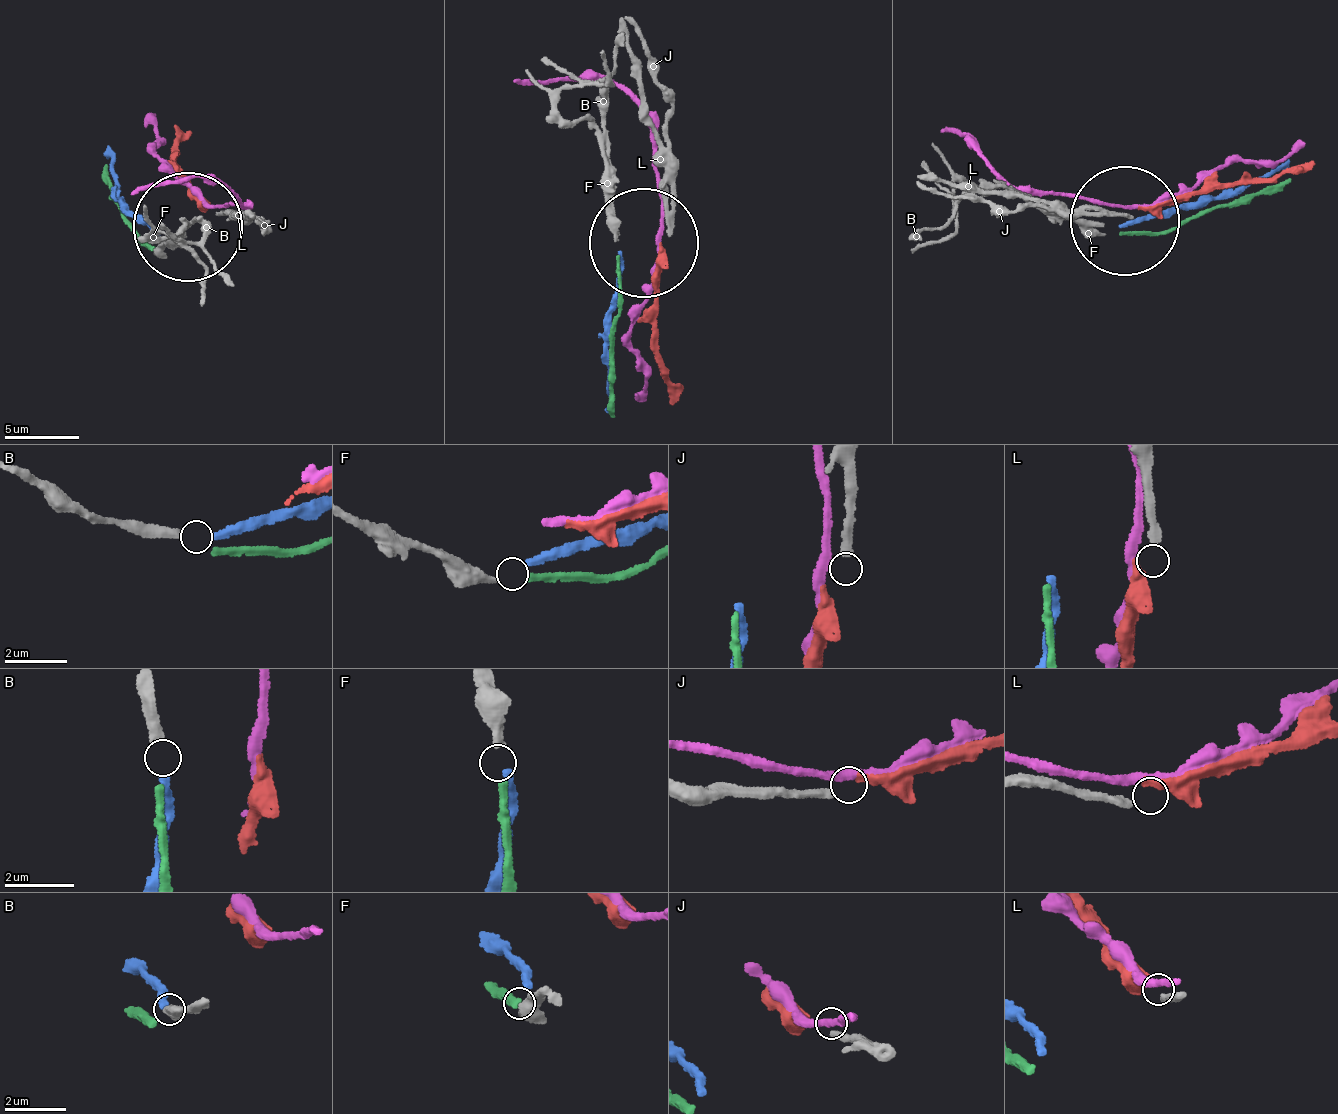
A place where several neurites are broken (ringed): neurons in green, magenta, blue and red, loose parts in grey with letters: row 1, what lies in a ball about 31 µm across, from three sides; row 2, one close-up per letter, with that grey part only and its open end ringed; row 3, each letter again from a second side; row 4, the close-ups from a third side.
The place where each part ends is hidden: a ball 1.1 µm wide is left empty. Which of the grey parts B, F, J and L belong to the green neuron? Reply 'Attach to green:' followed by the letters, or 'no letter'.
Attach to green: F

